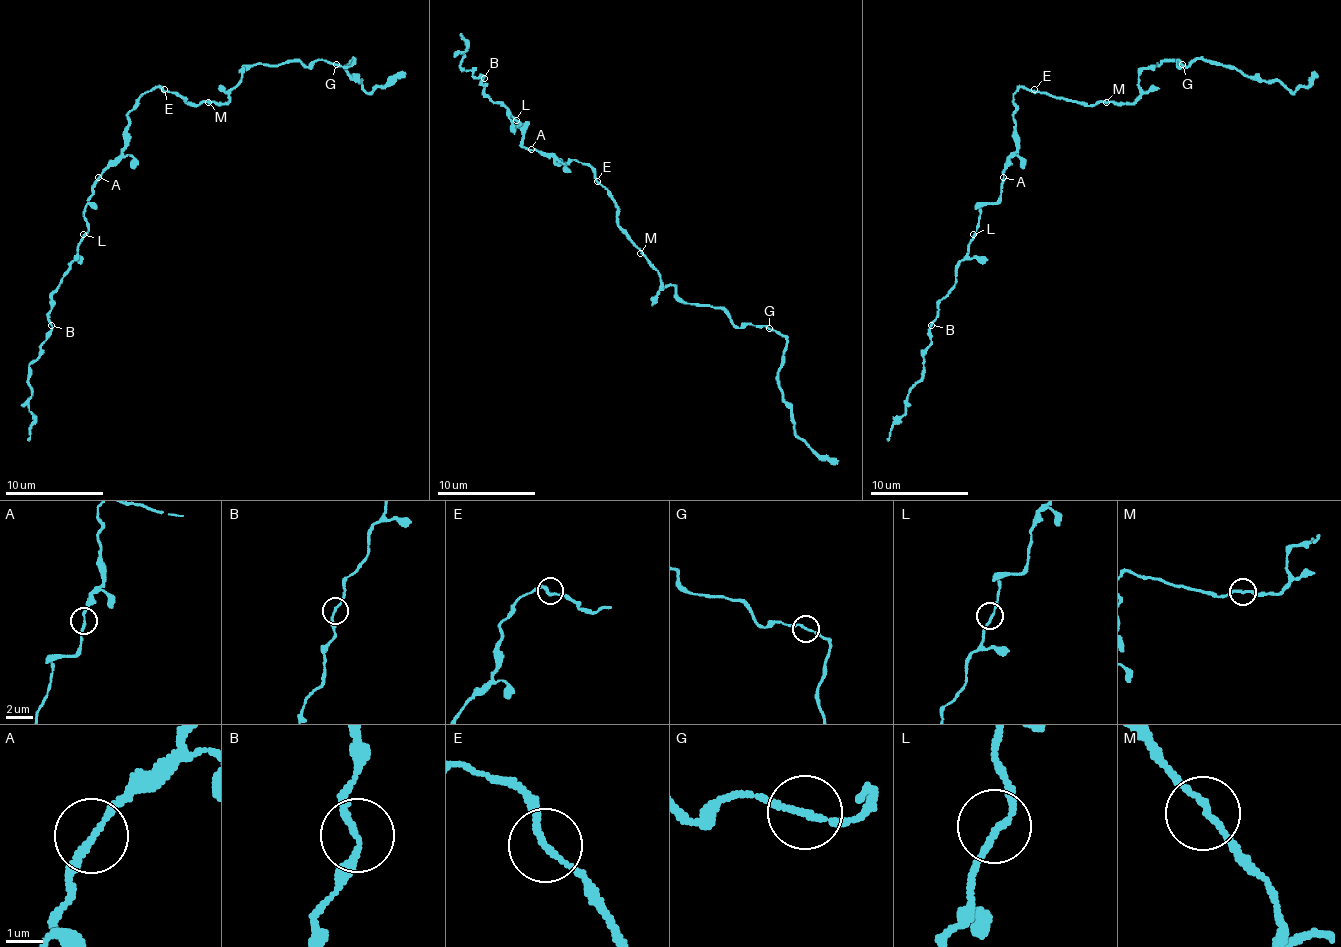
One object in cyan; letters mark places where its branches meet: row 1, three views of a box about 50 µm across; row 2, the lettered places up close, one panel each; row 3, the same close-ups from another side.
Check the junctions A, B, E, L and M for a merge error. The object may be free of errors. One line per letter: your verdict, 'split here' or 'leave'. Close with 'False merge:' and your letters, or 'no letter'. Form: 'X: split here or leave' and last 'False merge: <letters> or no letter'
A: leave
B: leave
E: leave
L: leave
M: leave
False merge: no letter

